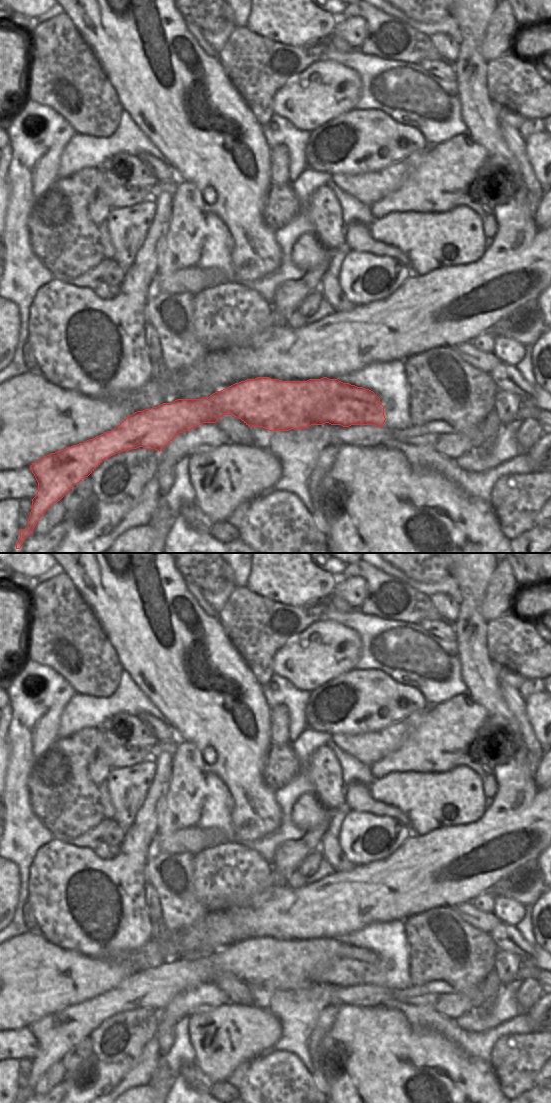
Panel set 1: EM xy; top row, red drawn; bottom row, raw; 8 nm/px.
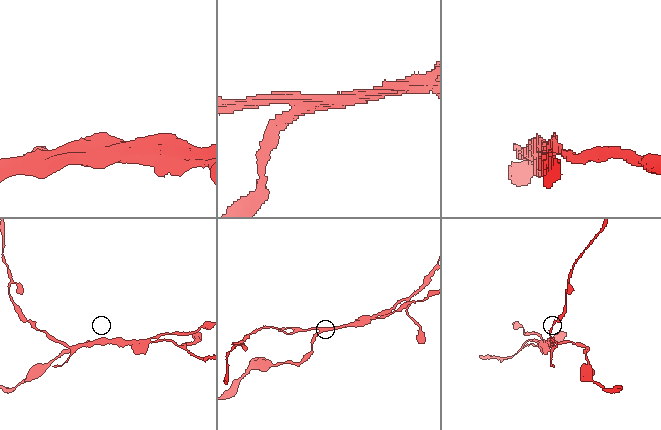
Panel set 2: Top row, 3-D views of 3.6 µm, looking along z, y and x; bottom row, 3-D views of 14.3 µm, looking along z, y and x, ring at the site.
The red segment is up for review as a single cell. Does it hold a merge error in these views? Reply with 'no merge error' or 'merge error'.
merge error

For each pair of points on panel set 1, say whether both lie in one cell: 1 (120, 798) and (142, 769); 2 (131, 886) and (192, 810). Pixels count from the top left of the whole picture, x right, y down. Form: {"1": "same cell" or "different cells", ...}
{"1": "same cell", "2": "different cells"}

